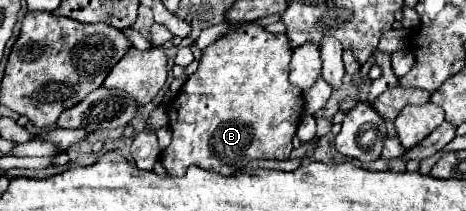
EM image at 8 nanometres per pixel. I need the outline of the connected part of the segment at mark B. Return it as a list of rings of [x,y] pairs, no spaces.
[[[242,23],[242,25],[234,25],[232,31],[228,31],[226,35],[222,35],[218,41],[214,41],[210,47],[206,47],[202,51],[202,59],[200,59],[200,65],[198,65],[198,71],[184,83],[184,87],[178,91],[178,95],[166,105],[166,113],[170,117],[170,129],[172,129],[172,143],[162,151],[162,165],[166,167],[166,171],[170,175],[176,175],[176,177],[182,177],[190,165],[196,165],[200,169],[206,169],[206,171],[214,171],[214,173],[220,173],[220,175],[234,175],[238,173],[240,169],[244,169],[252,159],[288,159],[290,153],[292,153],[292,137],[296,135],[296,129],[300,125],[300,119],[302,119],[302,109],[304,109],[304,97],[302,97],[302,91],[298,87],[294,87],[290,81],[288,81],[288,63],[290,63],[290,57],[292,57],[292,47],[290,47],[290,41],[286,35],[274,35],[274,33],[268,33],[264,27],[260,27],[258,23]]]

